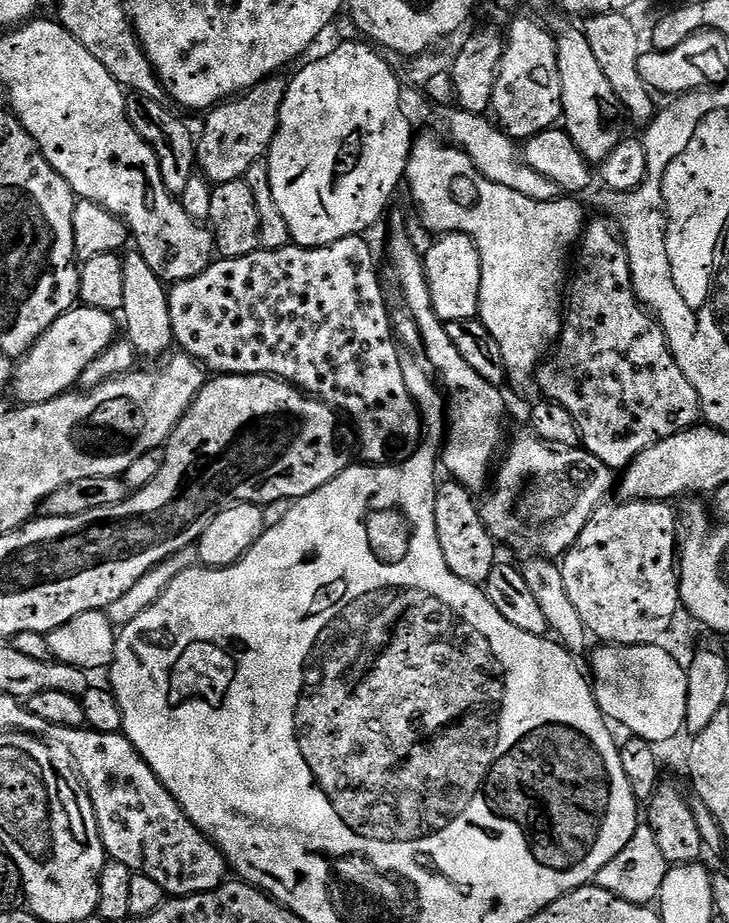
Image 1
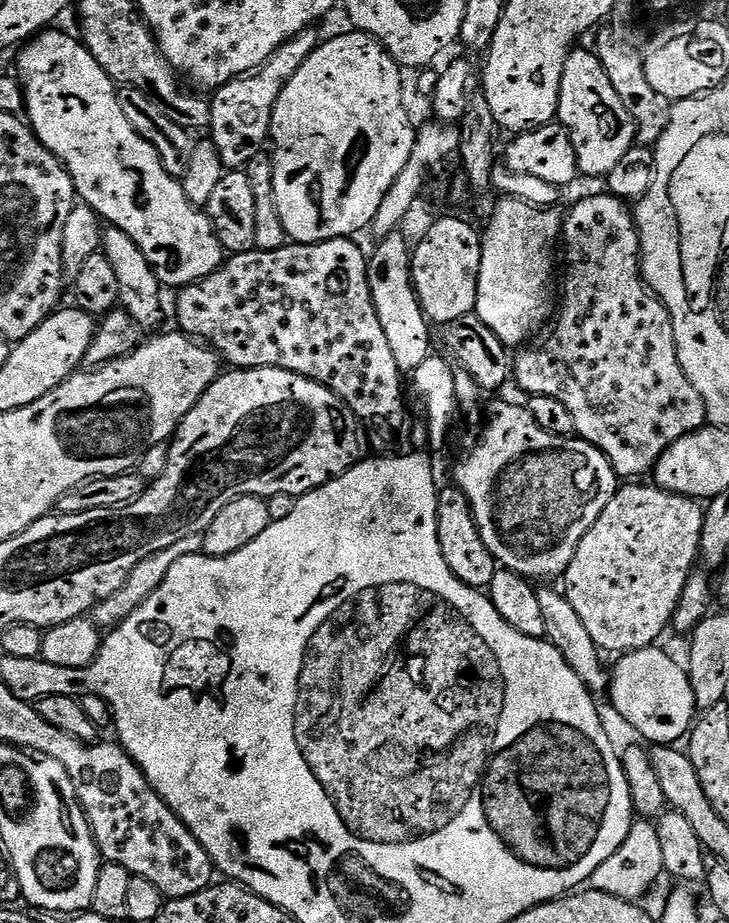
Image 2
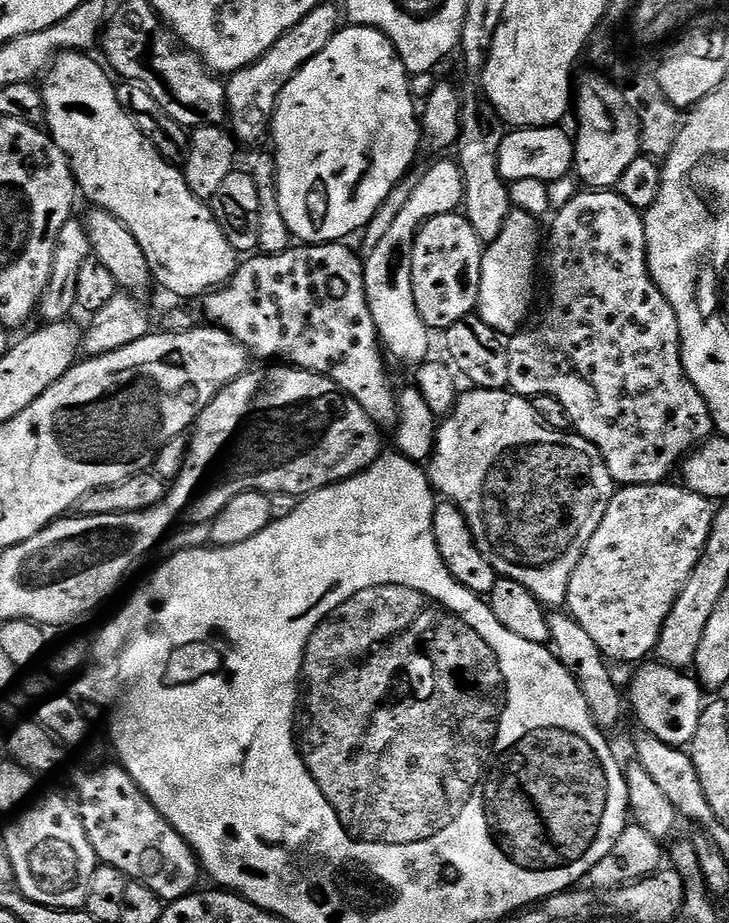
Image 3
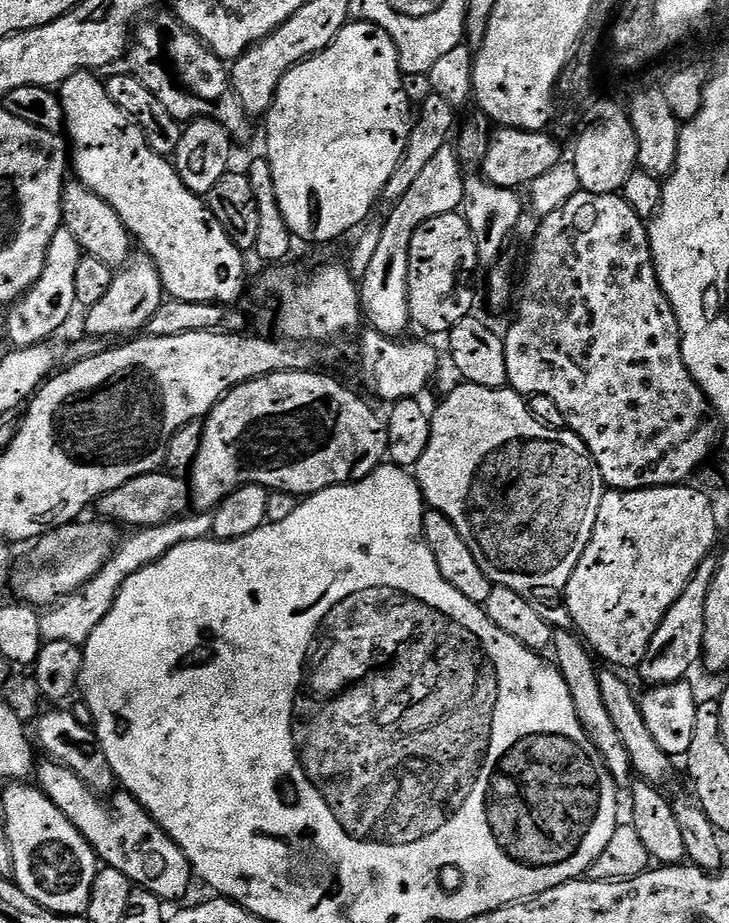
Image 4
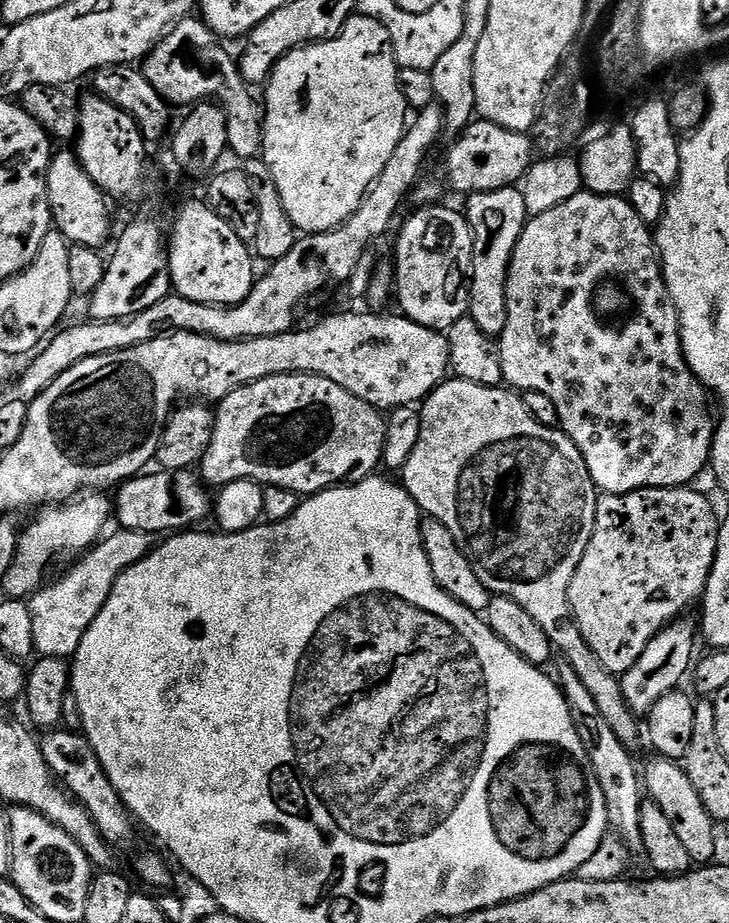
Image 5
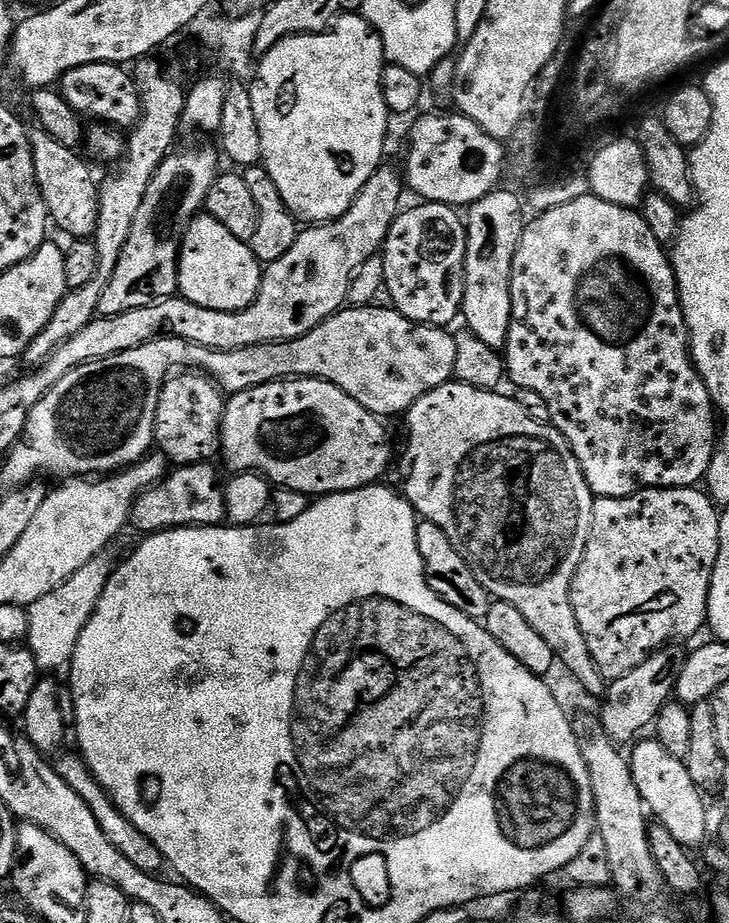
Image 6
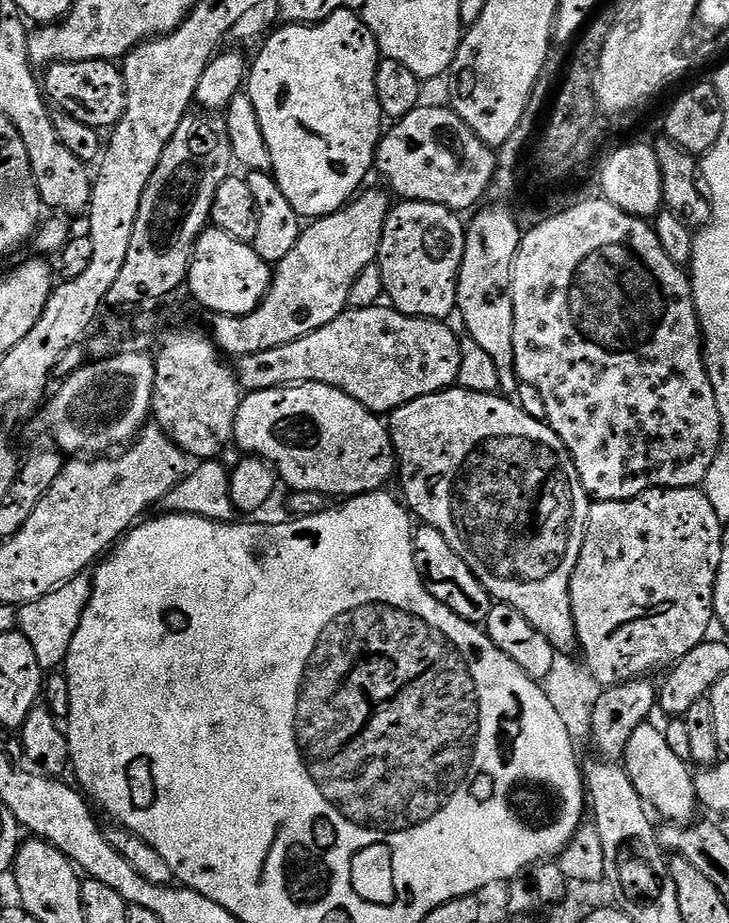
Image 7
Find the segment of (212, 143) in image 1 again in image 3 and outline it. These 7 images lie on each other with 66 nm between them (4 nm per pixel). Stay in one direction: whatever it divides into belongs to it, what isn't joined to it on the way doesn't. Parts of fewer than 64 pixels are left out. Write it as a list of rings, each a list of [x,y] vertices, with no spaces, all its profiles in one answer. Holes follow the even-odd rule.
[[[321,2],[296,26],[286,30],[286,34],[282,34],[282,38],[278,38],[270,46],[270,50],[266,50],[266,54],[262,54],[254,63],[227,77],[224,86],[224,97],[228,100],[227,123],[233,137],[241,145],[256,144],[263,136],[265,139],[269,135],[276,103],[286,82],[290,82],[290,78],[294,78],[294,74],[303,64],[310,62],[314,54],[326,50],[326,42],[330,42],[332,35],[341,27],[342,12],[339,7],[337,8],[328,2]]]

